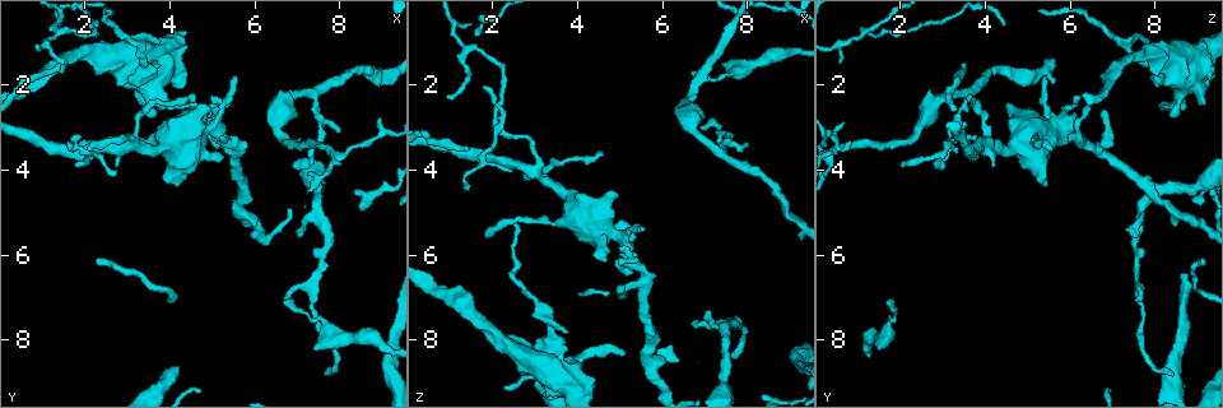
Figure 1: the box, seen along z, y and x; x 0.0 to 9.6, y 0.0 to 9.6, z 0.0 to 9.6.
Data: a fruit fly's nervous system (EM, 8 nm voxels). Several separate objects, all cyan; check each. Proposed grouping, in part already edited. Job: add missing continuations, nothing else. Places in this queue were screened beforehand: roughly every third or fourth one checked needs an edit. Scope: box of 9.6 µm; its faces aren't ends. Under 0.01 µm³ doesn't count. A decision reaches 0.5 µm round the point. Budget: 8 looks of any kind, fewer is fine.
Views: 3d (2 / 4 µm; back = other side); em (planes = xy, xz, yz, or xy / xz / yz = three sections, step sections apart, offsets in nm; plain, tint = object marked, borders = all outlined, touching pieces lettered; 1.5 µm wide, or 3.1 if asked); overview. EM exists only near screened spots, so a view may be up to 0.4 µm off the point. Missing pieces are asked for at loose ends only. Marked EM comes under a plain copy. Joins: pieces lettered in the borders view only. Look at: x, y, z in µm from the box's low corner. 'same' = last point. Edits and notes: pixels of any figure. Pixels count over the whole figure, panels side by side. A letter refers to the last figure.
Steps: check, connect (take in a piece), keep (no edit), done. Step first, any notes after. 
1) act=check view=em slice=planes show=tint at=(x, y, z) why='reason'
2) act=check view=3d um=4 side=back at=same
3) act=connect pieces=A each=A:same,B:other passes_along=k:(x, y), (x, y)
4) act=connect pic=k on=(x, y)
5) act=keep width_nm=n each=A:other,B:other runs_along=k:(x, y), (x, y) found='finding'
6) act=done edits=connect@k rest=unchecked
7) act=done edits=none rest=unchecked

act=check view=em slice=xy step=8 show=borders at=(5.15, 2.45, 8.30) why='an open end'

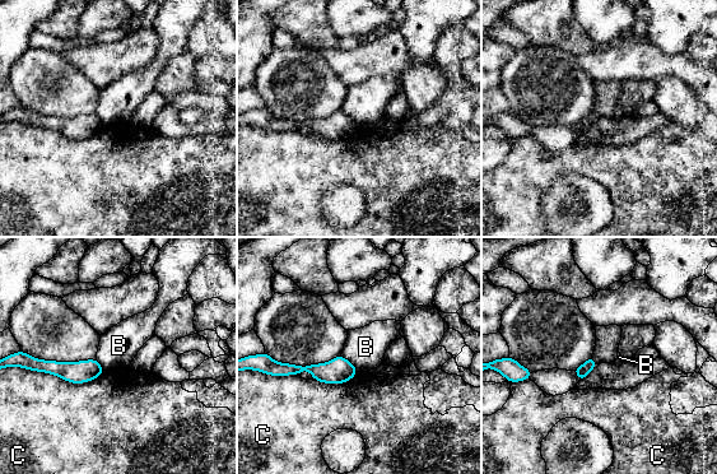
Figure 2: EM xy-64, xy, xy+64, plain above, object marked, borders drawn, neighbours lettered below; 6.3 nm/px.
act=check view=em slice=planes show=borders at=same

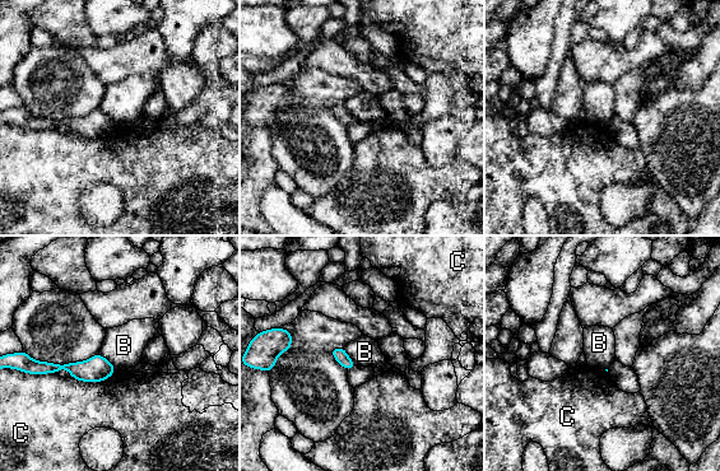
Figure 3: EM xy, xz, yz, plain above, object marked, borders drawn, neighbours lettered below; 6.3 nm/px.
act=keep each=B:other,C:other border=3:(100, 353), (116, 369) found='none of them fits'

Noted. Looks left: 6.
act=check view=3d um=4 at=(5.55, 1.75, 5.45) why='free end'

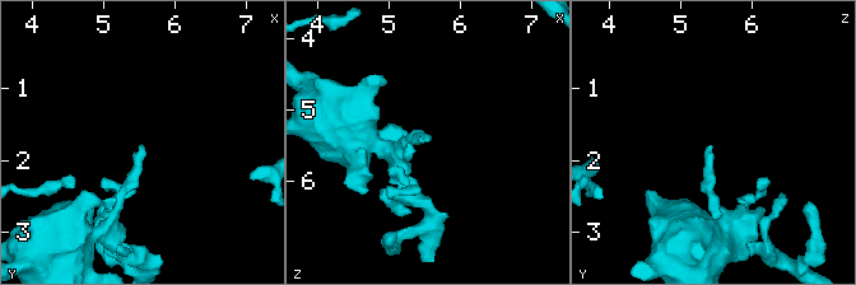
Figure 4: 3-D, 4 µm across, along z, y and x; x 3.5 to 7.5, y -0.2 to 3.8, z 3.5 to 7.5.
act=check view=em slice=planes show=tint at=(5.55, 1.80, 5.45)

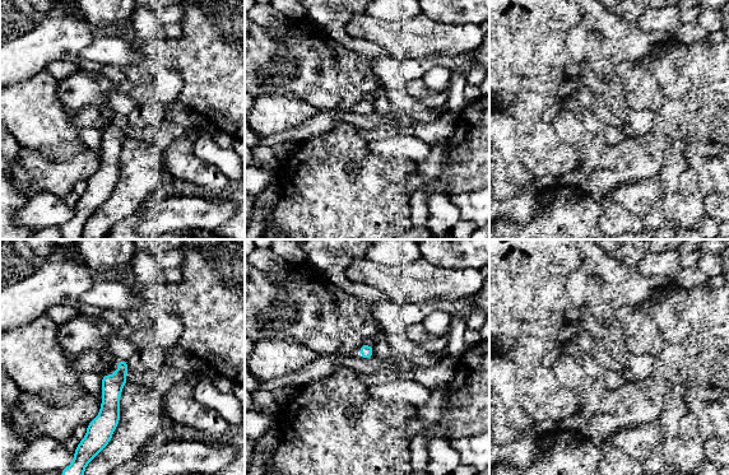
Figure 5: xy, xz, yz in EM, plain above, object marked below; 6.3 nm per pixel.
act=check view=em slice=planes show=borders at=same

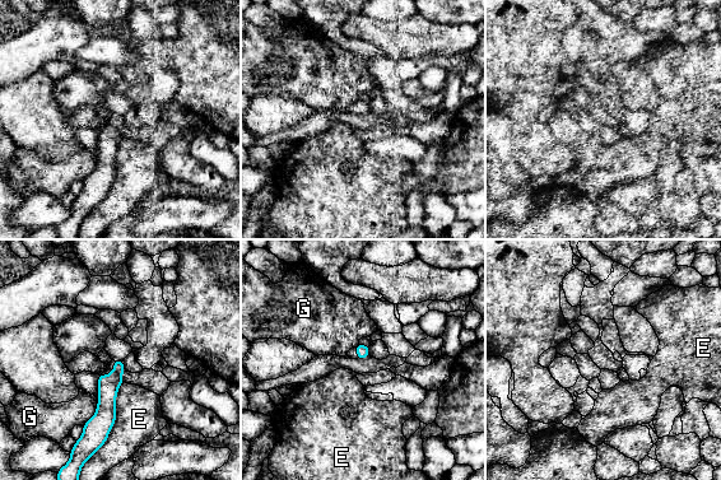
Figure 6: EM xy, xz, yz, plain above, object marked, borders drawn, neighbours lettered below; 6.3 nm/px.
act=keep longest_contact=E:460nm each=E:other,G:other runs_along=6:(119, 363), (107, 387), (99, 436) found='none of them fits'

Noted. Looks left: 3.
act=check view=em slice=planes show=borders at=(6.75, 7.10, 1.70) why='branch stops here'

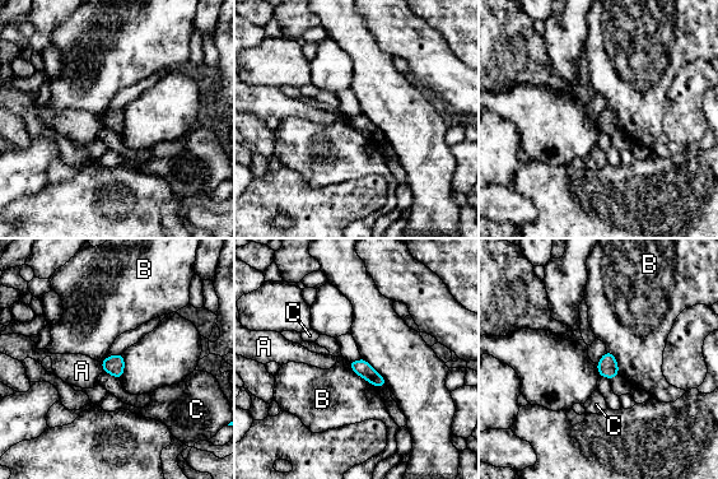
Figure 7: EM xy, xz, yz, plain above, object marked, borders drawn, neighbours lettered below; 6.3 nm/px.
act=keep width_nm=100 each=A:other,B:other,C:other border=7:(348, 362), (358, 375), (376, 387) found='none of them fits'

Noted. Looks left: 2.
act=done edits=none rest=unchecked

